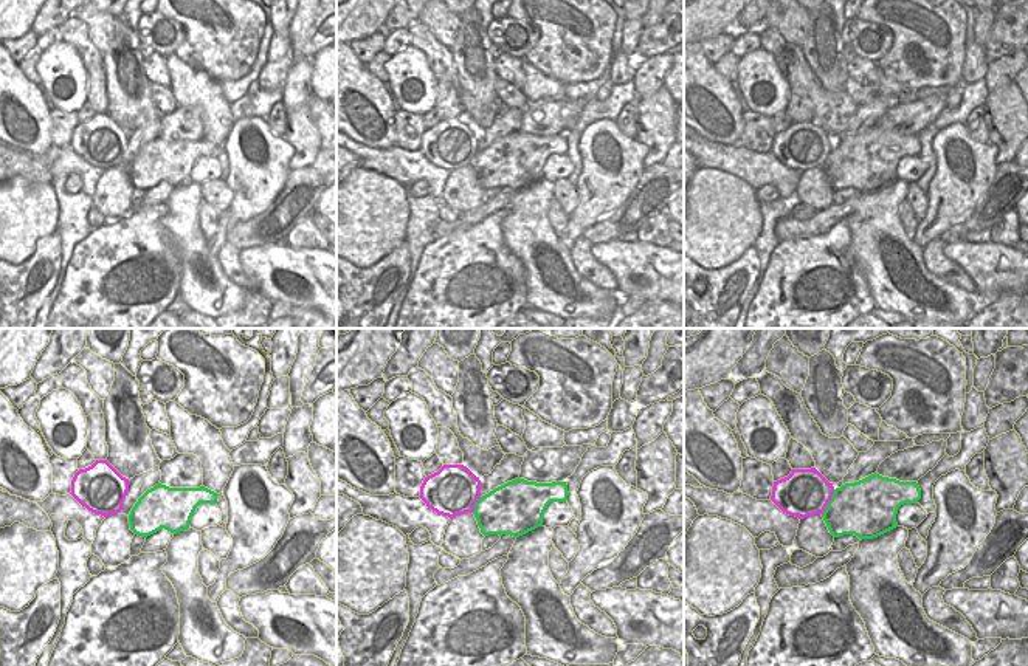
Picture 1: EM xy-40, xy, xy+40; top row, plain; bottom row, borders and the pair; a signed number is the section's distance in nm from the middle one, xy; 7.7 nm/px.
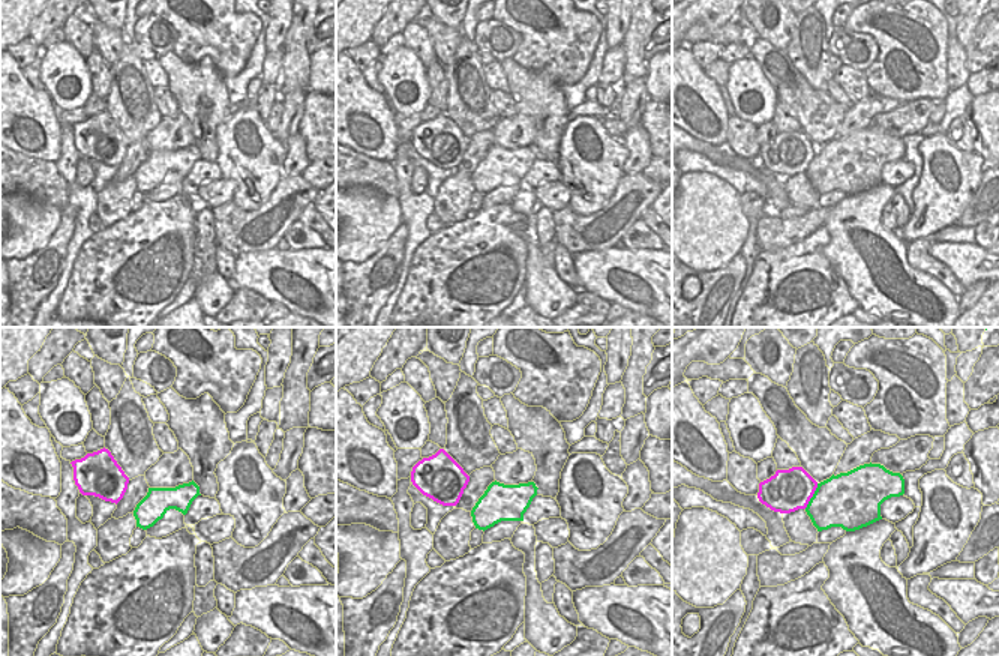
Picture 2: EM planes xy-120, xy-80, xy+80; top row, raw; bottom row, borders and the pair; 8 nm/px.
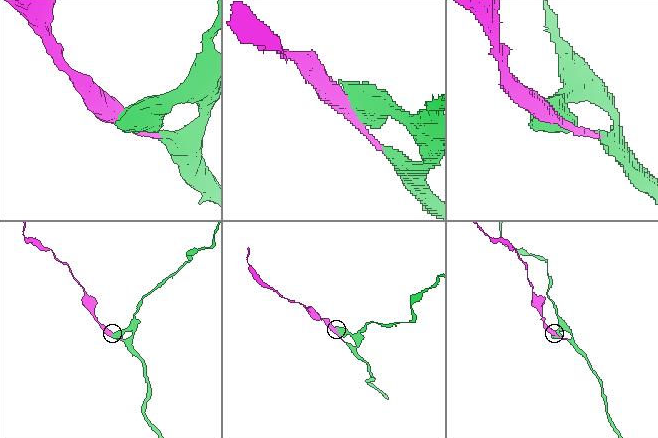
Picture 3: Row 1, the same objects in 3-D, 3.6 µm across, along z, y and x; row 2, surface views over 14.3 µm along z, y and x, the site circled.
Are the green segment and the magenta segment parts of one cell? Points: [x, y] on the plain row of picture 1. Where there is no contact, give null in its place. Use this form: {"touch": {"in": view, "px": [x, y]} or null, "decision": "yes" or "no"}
{"touch": {"in": "xy+40", "px": [828, 155]}, "decision": "yes"}

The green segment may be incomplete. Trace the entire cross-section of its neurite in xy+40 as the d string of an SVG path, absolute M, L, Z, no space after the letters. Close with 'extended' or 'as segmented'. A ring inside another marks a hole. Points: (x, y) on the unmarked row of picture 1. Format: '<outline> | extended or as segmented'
M816 121L792 122L785 132L774 135L771 153L786 167L805 172L820 167L834 191L854 187L859 192L873 192L898 180L898 161L904 156L916 156L921 142L916 135L871 127L859 135L834 141Z | extended

